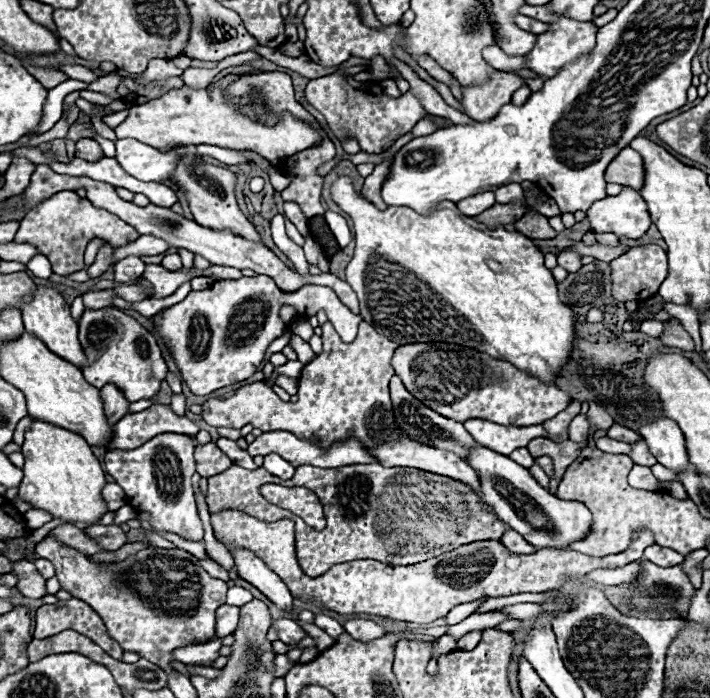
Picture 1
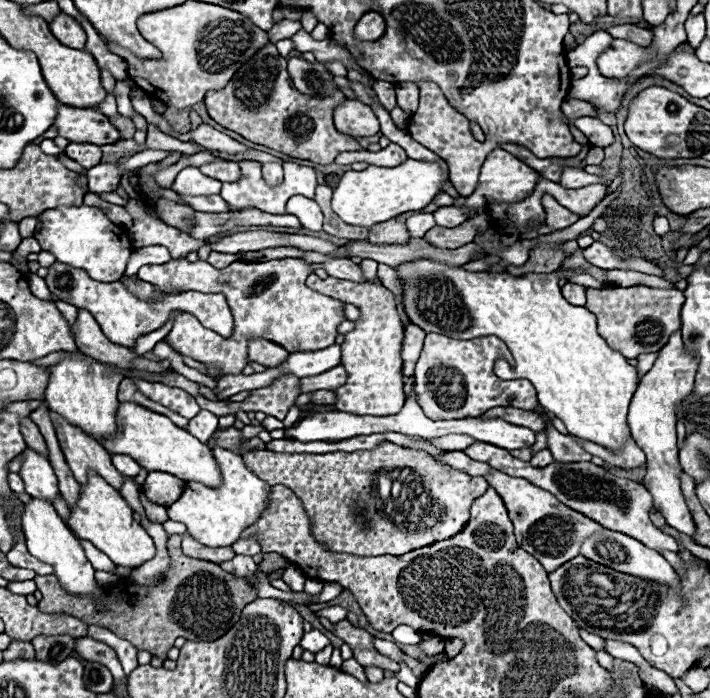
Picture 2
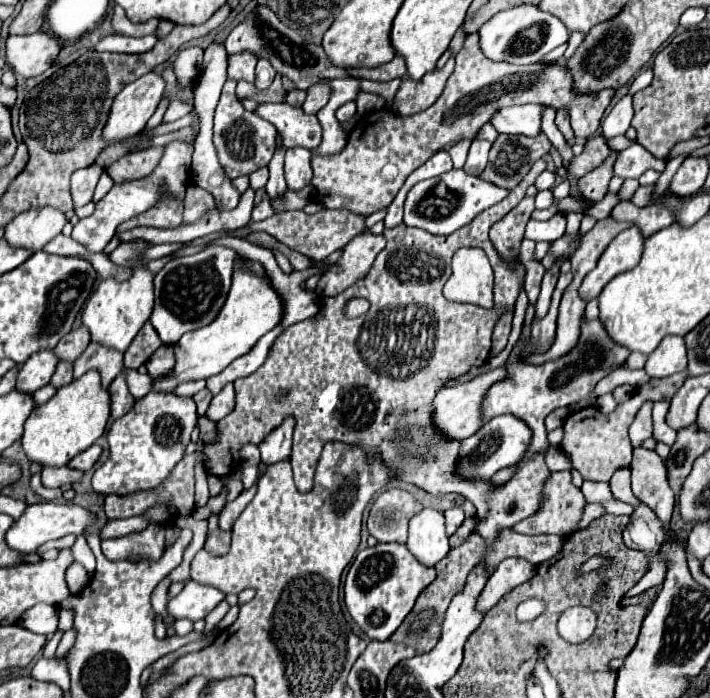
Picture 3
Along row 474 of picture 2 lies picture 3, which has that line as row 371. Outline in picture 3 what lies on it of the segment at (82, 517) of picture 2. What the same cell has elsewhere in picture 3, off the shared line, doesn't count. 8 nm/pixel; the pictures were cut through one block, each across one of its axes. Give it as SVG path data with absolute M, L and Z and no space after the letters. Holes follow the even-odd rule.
M90 370L82 378L58 388L58 392L46 404L32 410L32 414L24 422L24 452L32 462L40 462L44 466L64 466L104 434L108 418L110 392L102 388L100 372Z

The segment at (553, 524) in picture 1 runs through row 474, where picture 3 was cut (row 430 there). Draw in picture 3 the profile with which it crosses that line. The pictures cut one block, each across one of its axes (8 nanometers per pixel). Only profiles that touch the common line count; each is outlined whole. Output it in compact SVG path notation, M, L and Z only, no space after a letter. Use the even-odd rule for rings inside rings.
M502 414L488 420L476 434L462 442L462 452L458 460L458 474L462 478L492 478L498 470L518 464L524 458L532 440L532 430L520 418Z

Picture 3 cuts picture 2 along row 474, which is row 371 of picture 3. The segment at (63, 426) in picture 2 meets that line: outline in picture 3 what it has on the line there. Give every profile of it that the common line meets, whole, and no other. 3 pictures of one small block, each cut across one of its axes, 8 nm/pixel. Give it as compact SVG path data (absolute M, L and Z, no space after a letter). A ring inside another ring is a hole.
M90 344L84 354L74 362L74 378L80 378L88 370L98 370L102 376L102 386L108 388L110 382L124 370L122 358L122 352L112 352L112 348L100 348L100 344Z

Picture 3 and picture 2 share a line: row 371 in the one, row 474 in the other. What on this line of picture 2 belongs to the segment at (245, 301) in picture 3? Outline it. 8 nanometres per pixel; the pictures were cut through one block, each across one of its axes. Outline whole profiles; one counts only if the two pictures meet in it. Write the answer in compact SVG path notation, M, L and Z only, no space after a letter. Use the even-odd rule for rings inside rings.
M122 402L118 406L116 422L120 424L120 436L116 436L116 440L112 440L112 444L102 444L110 454L132 456L146 470L168 472L184 482L194 480L194 482L202 482L210 488L218 488L222 484L222 472L220 472L216 458L214 458L212 450L208 448L208 444L202 444L188 430L176 426L170 418L156 414L134 402Z

